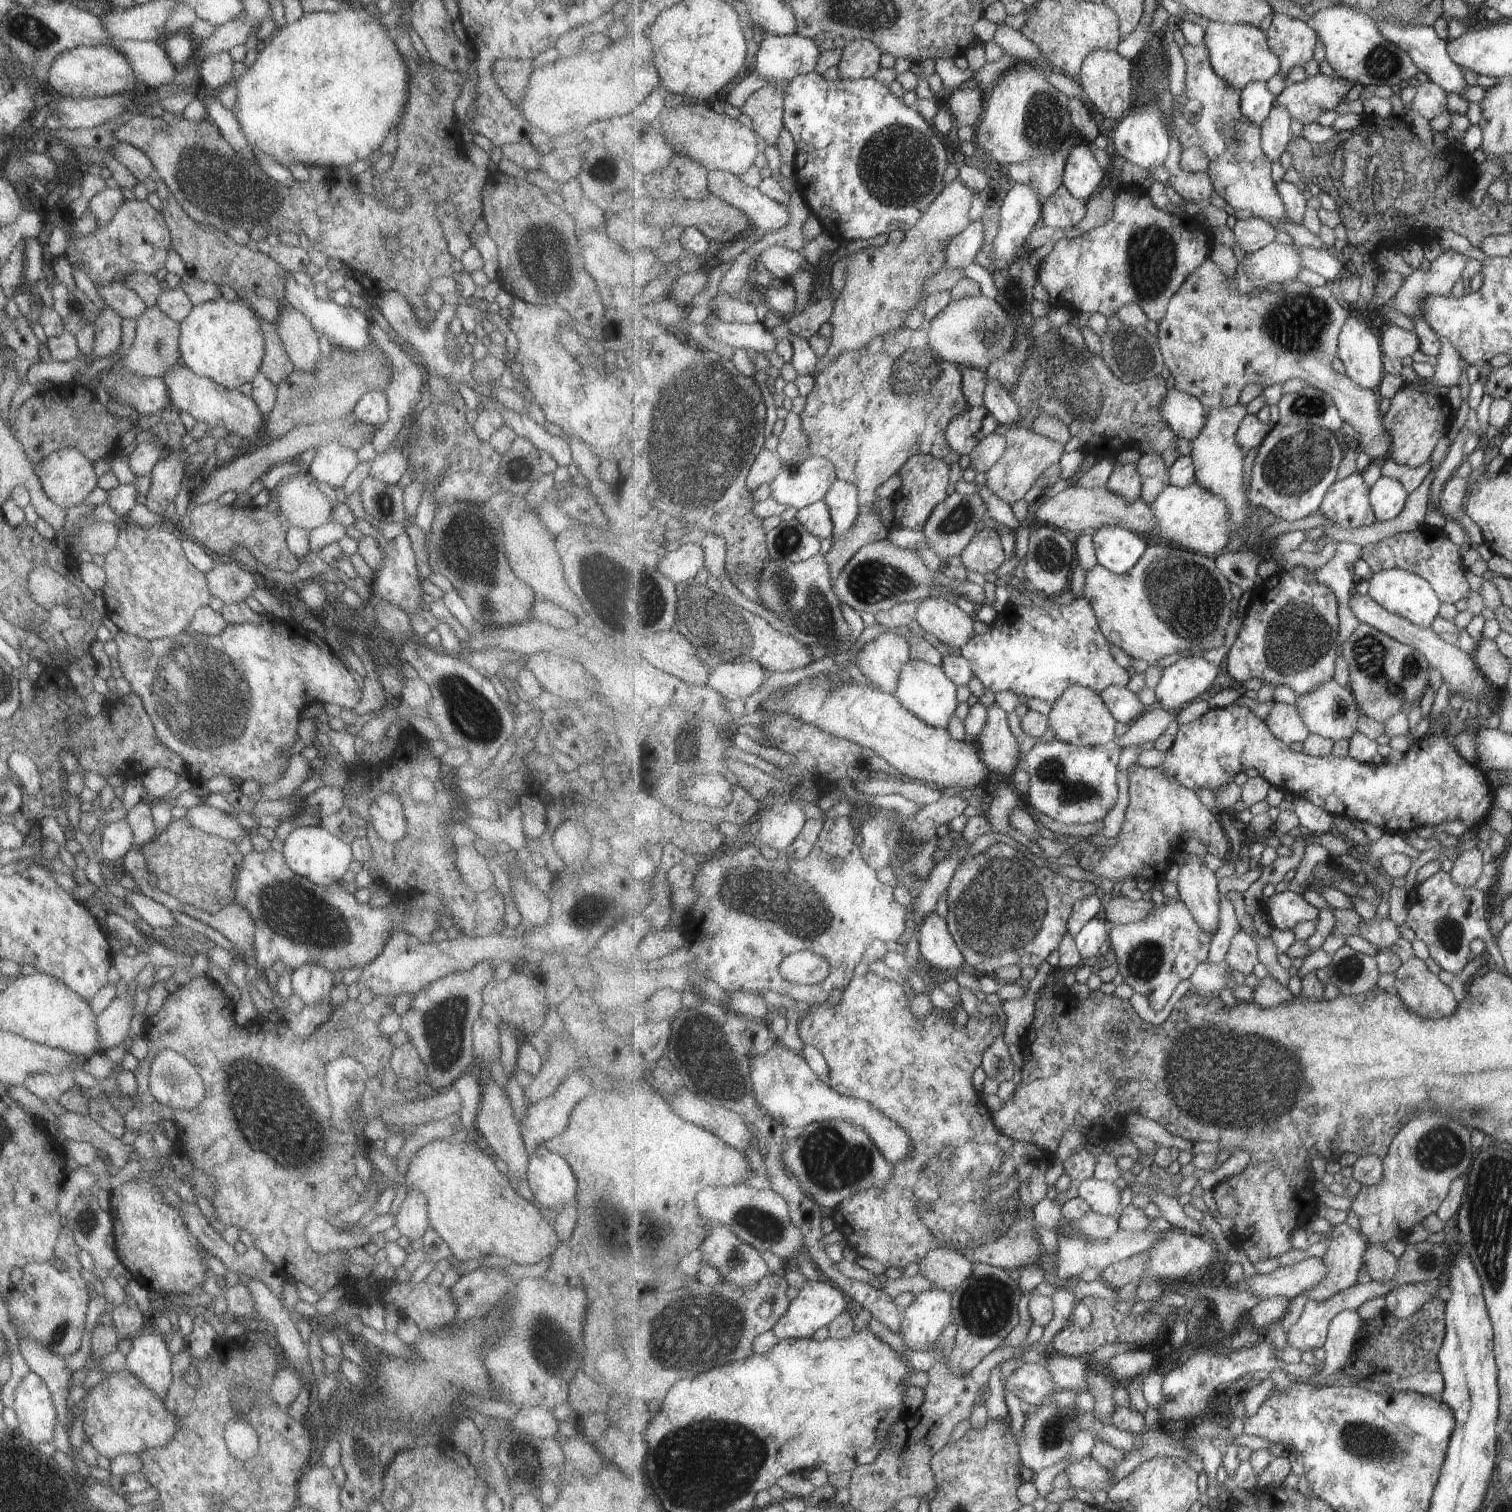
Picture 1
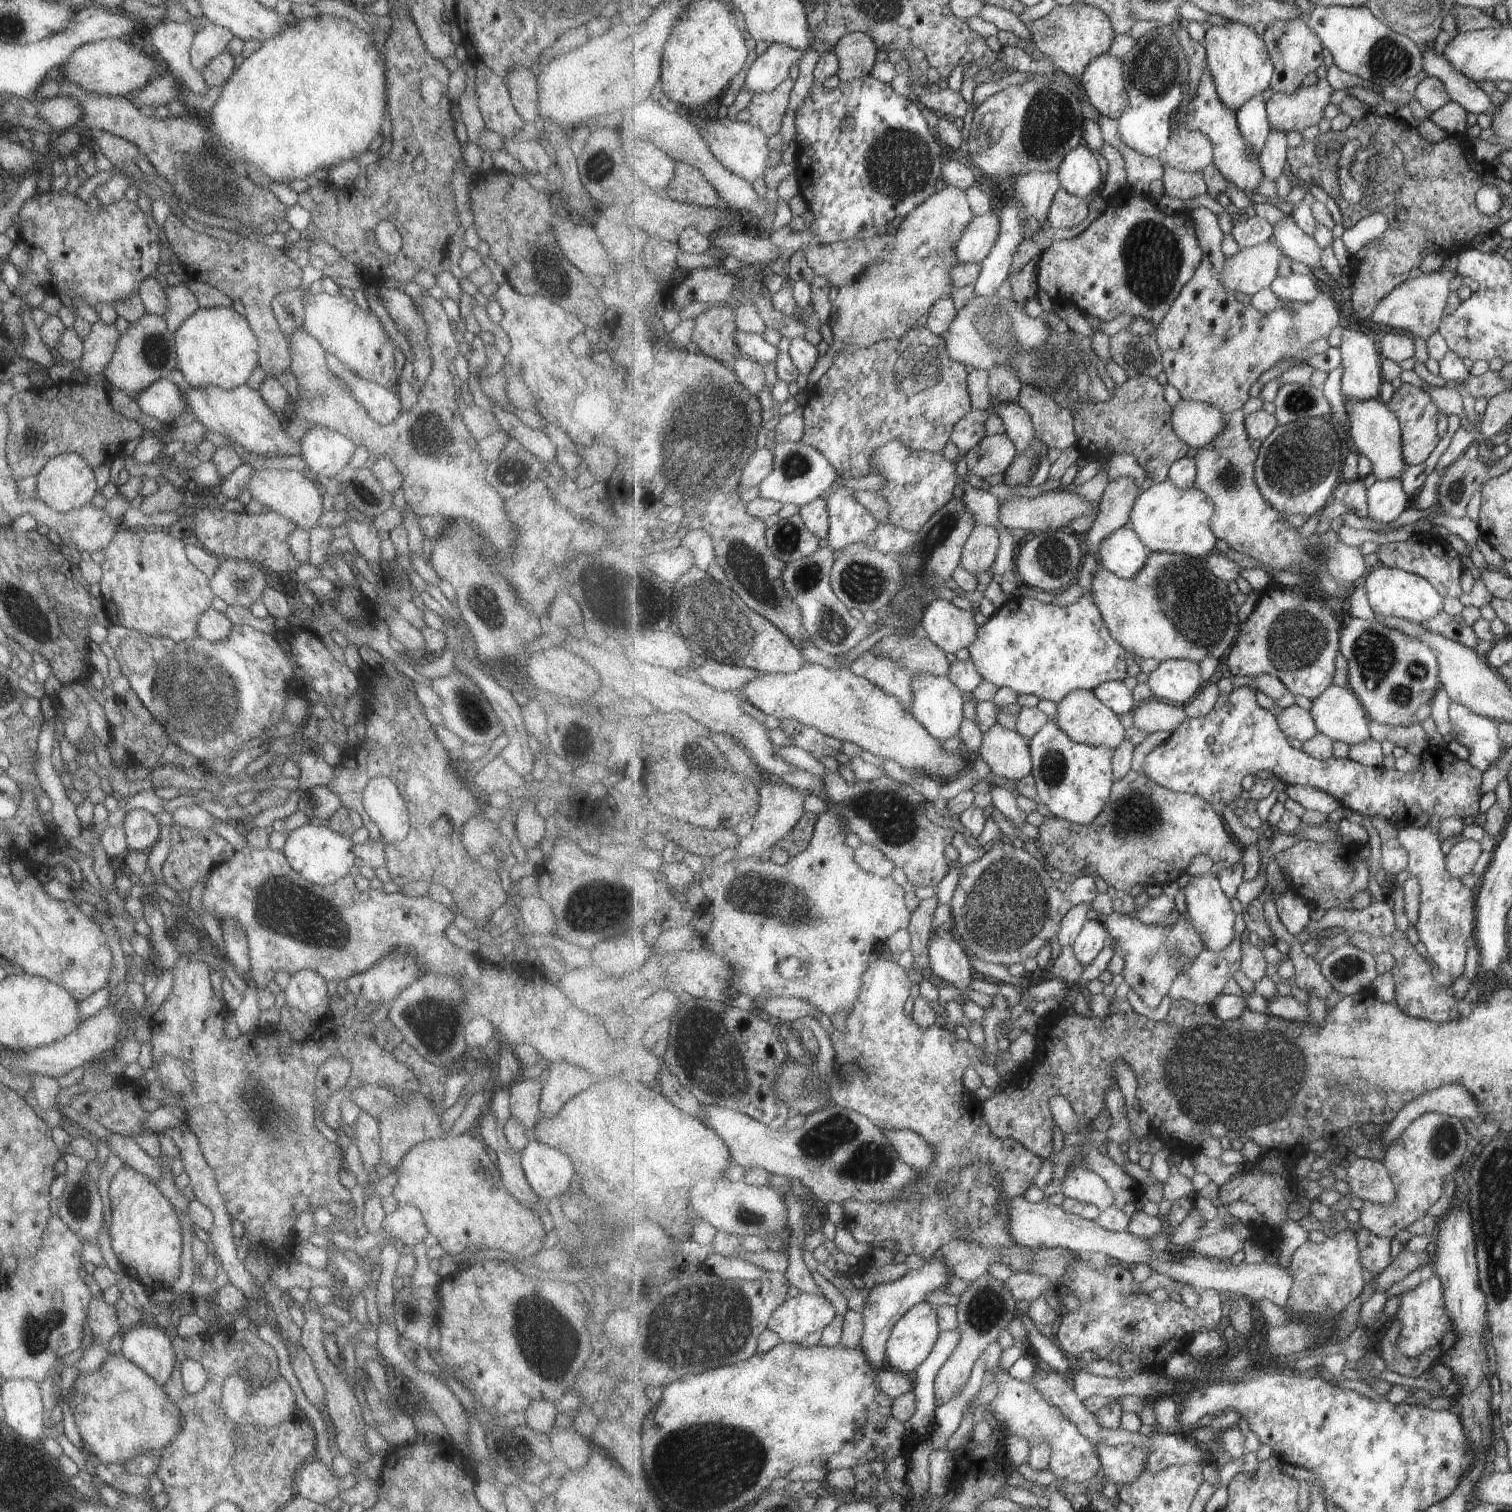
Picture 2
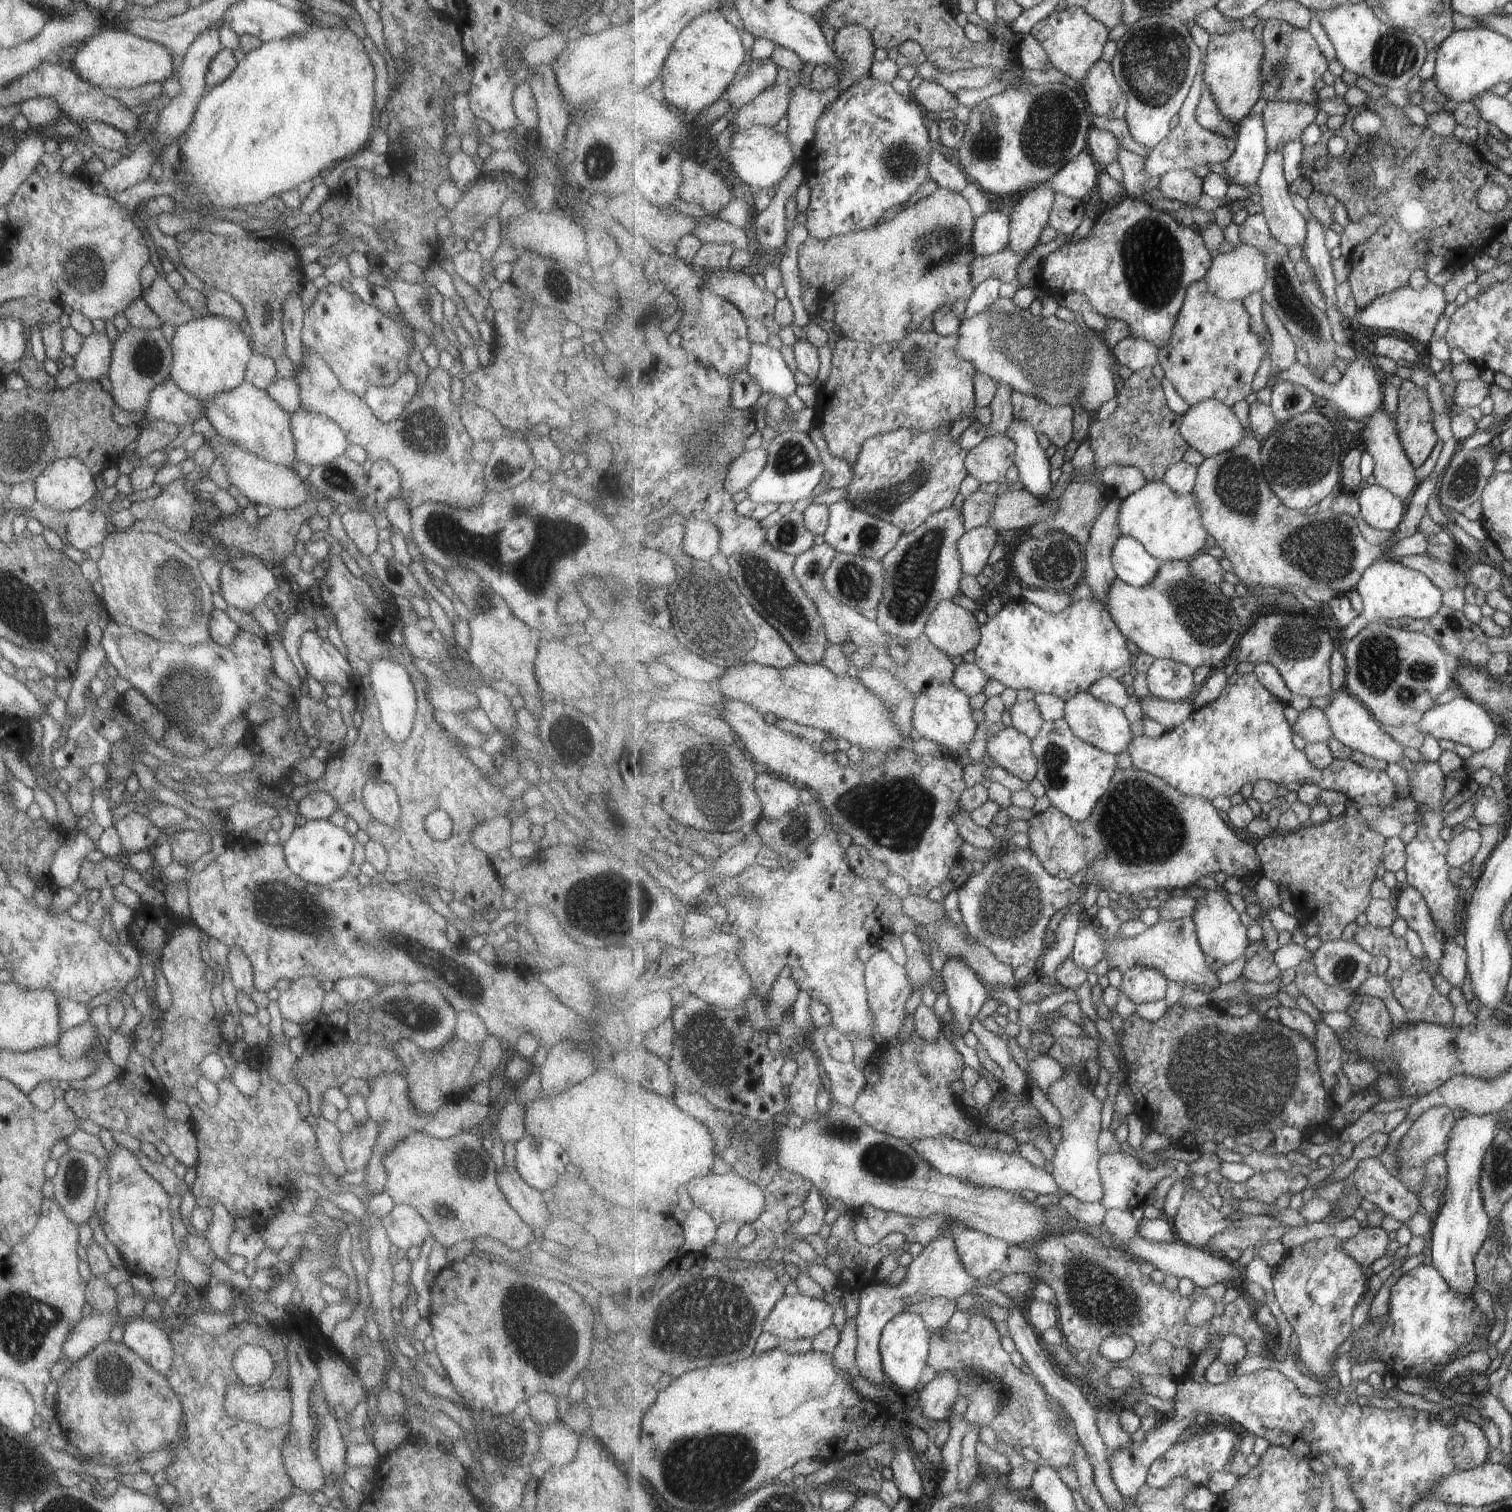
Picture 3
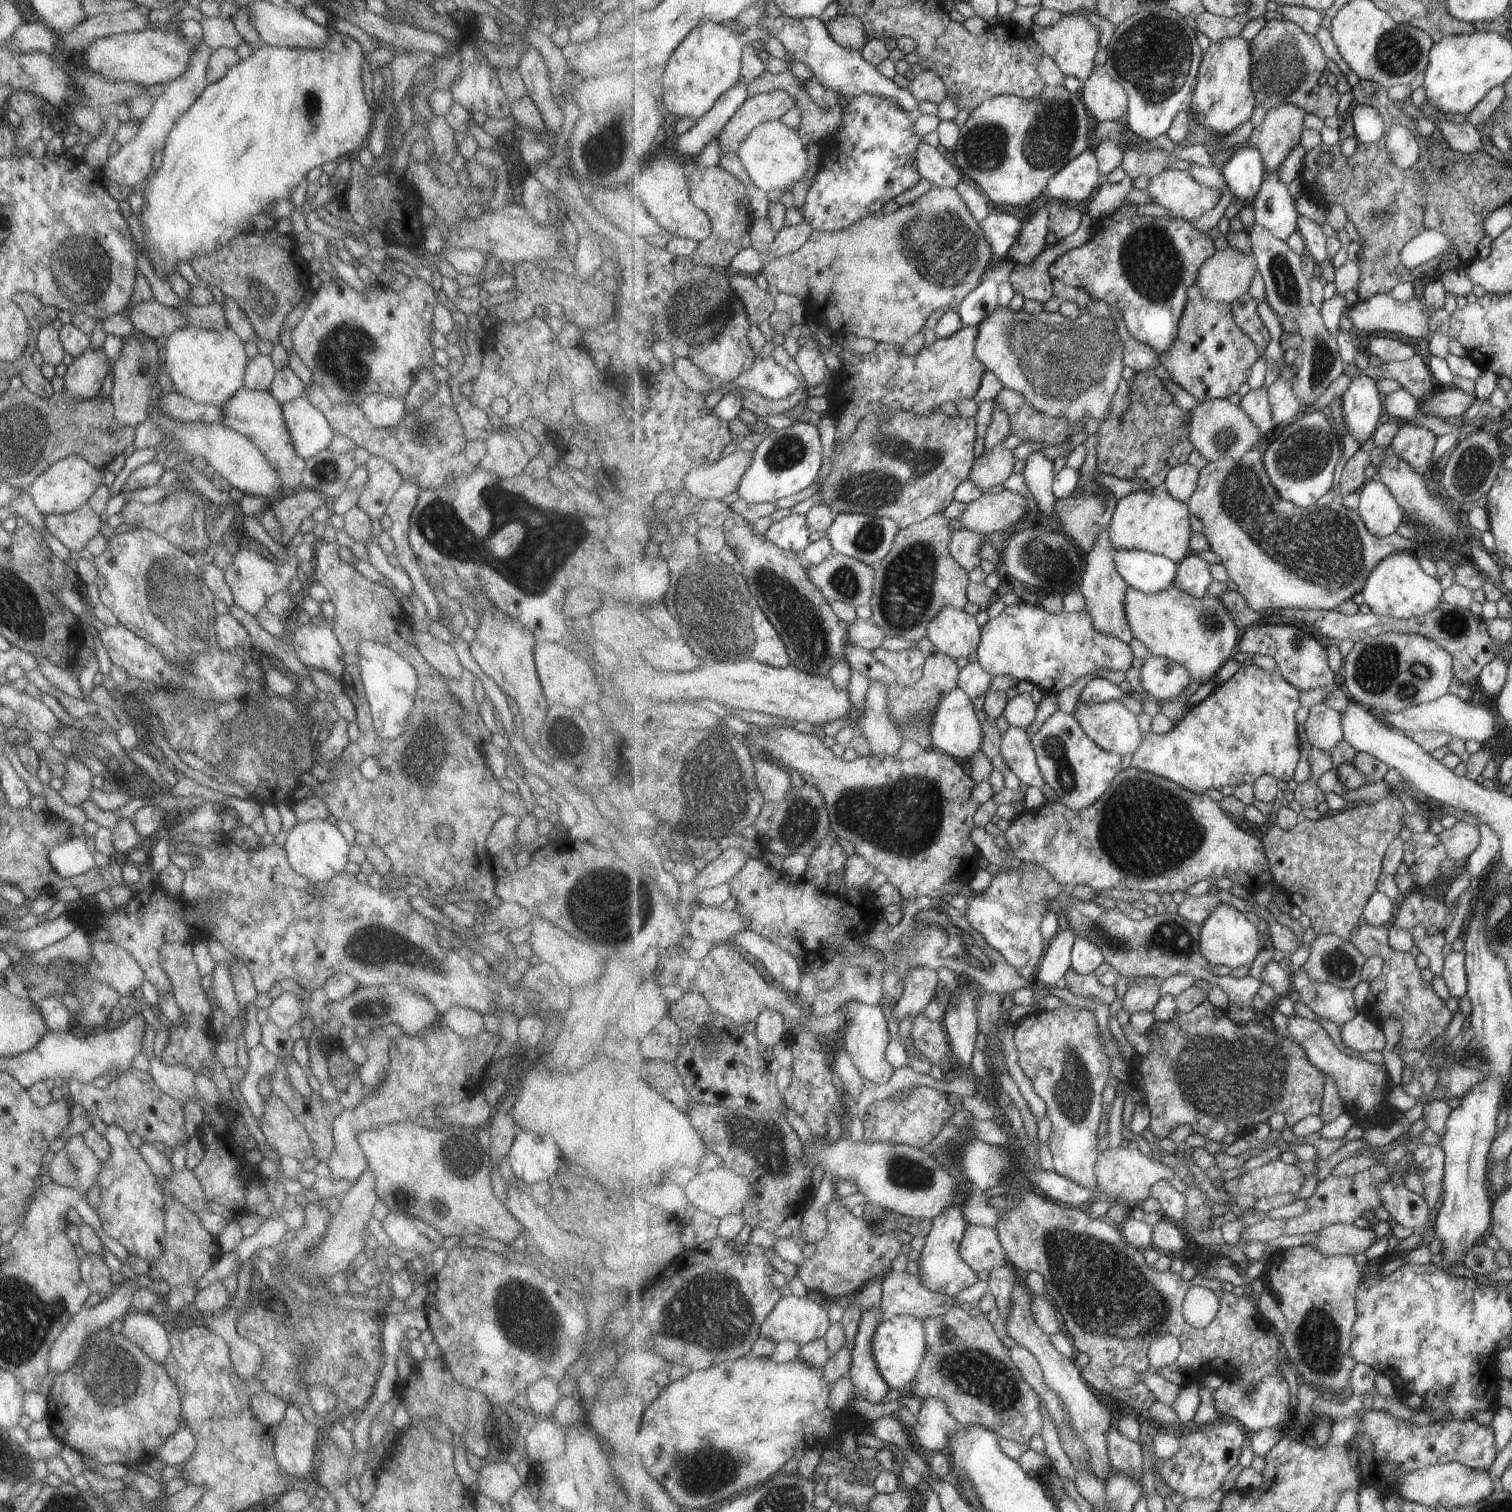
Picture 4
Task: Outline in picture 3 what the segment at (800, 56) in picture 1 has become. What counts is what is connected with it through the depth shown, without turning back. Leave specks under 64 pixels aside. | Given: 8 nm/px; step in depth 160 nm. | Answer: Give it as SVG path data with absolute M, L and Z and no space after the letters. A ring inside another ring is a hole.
M772 59L751 60L747 74L735 80L735 84L725 92L724 98L732 105L732 111L737 112L743 105L749 104L760 94L769 90L779 76L779 68Z

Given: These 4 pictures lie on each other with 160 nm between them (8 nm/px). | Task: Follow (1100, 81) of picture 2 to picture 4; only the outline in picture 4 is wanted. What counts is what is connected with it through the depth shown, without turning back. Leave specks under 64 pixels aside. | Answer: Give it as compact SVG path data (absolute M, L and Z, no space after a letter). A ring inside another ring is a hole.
M1097 65L1093 76L1082 82L1082 100L1098 121L1124 121L1129 107L1127 90L1111 77L1105 65Z

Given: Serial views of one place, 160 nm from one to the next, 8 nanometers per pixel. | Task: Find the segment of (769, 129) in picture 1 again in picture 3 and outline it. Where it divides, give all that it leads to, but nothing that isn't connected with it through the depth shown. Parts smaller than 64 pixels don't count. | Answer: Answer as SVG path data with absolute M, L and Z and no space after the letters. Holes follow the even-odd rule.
M780 67L775 84L755 100L737 110L733 124L735 132L747 130L755 125L772 129L773 126L777 126L787 114L791 94L798 83L799 77L796 73Z

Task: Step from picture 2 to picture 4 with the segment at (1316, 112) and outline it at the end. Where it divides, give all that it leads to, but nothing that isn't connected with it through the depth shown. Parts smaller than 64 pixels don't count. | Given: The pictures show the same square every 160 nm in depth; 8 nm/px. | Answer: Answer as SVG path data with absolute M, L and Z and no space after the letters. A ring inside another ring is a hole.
M1291 103L1283 104L1278 108L1266 111L1264 121L1254 128L1254 132L1249 140L1243 142L1243 144L1239 144L1239 146L1235 146L1235 148L1231 146L1231 148L1227 148L1227 150L1215 152L1215 154L1212 154L1213 164L1215 164L1215 167L1217 168L1221 168L1221 166L1223 166L1239 148L1257 148L1263 156L1267 174L1276 171L1278 172L1281 164L1287 160L1289 154L1293 151L1293 148L1296 148L1301 143L1303 130L1305 128L1306 114L1306 110Z

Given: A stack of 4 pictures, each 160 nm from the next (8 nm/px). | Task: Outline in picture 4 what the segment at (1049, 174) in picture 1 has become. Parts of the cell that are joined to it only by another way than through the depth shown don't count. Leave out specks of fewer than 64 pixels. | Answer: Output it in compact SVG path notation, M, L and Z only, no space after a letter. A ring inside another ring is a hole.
M1046 204L1034 209L1033 216L1023 223L1023 232L1006 258L1013 264L1032 264L1049 246L1051 237L1049 204Z

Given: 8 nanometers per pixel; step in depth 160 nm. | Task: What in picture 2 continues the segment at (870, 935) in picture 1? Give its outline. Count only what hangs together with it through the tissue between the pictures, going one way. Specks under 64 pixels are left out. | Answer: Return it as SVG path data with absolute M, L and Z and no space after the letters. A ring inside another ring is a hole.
M832 809L828 812L818 815L817 823L813 839L809 847L798 856L790 857L789 862L784 866L779 866L775 862L763 862L761 858L753 857L749 860L729 861L724 865L705 866L702 873L697 877L696 885L707 894L707 900L713 900L707 908L707 914L711 914L711 918L706 926L710 928L705 932L706 941L704 946L707 950L719 954L724 960L731 964L735 976L733 978L733 991L748 995L754 1001L760 1001L771 997L788 997L802 999L811 1002L812 1006L819 1008L827 1016L831 1016L838 1012L845 1012L846 1017L851 1014L851 1010L855 1008L855 1004L859 1002L859 994L863 988L863 974L870 968L869 956L877 953L881 943L886 941L889 936L893 936L897 930L909 929L912 919L910 908L906 904L907 887L901 887L893 878L881 878L874 874L865 872L861 865L855 860L855 849L851 848L845 840L847 840L848 830L847 824L839 815ZM795 957L809 964L809 974L805 978L795 978L794 980L785 979L780 974L779 964L784 958Z

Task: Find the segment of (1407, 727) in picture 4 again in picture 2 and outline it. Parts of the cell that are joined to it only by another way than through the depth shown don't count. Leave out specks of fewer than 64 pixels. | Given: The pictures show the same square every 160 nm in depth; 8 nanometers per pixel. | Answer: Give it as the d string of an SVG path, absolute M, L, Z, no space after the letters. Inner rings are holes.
M1454 701L1450 719L1453 734L1457 742L1468 750L1474 768L1485 771L1504 756L1506 750L1499 736L1498 722Z

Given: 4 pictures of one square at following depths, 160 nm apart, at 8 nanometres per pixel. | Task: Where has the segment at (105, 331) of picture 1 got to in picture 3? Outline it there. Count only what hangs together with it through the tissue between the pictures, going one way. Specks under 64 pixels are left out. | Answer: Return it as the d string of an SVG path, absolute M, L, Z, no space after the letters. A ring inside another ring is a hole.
M91 332L83 337L81 349L73 357L73 368L81 382L97 381L108 374L112 344L104 332Z

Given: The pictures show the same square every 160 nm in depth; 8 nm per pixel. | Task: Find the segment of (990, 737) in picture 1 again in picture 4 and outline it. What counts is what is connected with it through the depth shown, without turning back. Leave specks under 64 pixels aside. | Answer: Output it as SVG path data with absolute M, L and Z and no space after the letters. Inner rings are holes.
M1009 727L1001 736L1000 753L1008 766L1013 770L1025 787L1041 789L1047 784L1039 769L1038 757L1032 744L1032 736L1027 730Z

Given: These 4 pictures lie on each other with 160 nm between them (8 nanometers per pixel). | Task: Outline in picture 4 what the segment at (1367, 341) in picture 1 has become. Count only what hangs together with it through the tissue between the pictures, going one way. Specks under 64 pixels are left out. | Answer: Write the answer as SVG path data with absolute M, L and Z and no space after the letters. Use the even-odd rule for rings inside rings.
M1365 374L1352 378L1341 400L1346 431L1352 435L1359 445L1366 440L1371 440L1386 417L1385 406L1383 405L1384 394L1377 388L1376 380L1371 378L1371 376L1365 376Z

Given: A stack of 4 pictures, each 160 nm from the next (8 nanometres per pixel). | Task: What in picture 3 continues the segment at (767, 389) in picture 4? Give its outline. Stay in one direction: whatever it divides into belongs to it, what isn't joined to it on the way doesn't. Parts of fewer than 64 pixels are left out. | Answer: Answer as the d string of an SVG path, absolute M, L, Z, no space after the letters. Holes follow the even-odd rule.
M752 344L751 360L747 370L759 382L763 393L786 399L799 388L795 374L789 368L780 350L769 344Z

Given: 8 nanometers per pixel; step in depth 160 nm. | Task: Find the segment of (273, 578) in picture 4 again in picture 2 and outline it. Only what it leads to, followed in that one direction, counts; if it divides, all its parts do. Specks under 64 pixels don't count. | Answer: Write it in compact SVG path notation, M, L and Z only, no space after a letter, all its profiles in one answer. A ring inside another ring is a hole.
M222 558L215 574L208 579L211 593L226 605L248 608L260 599L266 587L267 572L247 560Z

